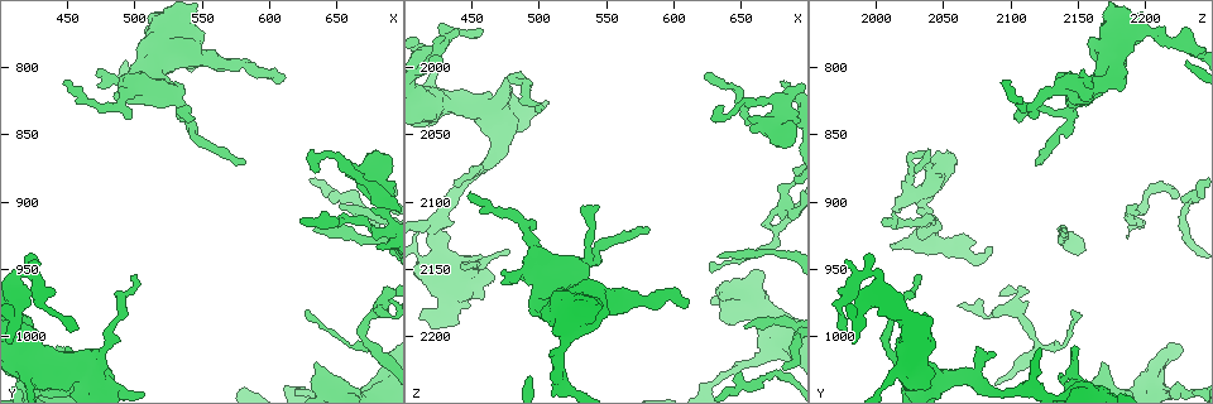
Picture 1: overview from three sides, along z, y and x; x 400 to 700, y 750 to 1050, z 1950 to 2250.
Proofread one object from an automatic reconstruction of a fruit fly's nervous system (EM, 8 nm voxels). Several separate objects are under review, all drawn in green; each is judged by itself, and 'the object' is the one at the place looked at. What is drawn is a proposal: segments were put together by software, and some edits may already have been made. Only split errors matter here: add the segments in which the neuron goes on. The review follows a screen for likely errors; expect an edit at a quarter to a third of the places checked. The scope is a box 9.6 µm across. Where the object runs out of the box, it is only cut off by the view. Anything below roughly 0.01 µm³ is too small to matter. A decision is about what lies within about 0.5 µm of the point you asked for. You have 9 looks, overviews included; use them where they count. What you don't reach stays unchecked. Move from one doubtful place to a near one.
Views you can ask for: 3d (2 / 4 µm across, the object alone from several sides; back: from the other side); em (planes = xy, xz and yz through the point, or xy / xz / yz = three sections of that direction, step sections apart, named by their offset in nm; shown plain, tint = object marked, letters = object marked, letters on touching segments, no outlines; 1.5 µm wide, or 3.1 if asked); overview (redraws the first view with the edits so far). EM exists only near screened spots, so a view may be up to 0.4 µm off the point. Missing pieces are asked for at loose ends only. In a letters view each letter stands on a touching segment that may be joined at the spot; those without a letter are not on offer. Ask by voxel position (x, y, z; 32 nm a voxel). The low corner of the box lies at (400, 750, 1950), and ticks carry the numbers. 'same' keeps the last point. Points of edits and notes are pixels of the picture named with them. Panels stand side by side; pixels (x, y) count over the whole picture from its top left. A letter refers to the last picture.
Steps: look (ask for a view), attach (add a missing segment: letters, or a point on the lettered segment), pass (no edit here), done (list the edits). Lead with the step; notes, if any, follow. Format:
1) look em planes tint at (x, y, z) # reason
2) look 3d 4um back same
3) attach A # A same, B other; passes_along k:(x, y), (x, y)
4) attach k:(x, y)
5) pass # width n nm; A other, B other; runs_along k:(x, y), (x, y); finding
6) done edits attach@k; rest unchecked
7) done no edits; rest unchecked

look em yz step 4 letters at (450, 810, 2094) # long arm stops here

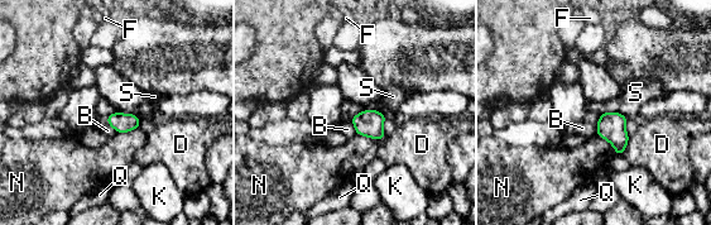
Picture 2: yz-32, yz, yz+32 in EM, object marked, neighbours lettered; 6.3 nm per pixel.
look em planes letters same

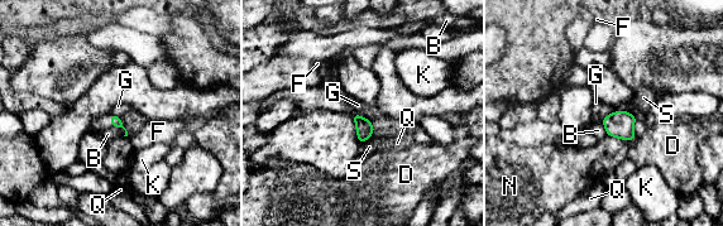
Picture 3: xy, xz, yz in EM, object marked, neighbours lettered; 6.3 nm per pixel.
pass # B other, D other, F other, G other, K other, N other, Q other, S other; border 3:(614, 111), (604, 116); no lettered segment goes on from it

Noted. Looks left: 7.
look 3d 2um at (444, 1008, 2150) # an open end

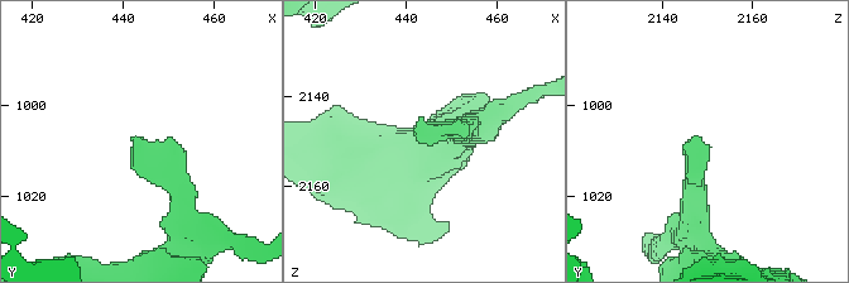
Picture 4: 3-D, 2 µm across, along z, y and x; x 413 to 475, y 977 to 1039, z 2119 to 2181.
look em planes letters at (443, 1007, 2147) # now the EM

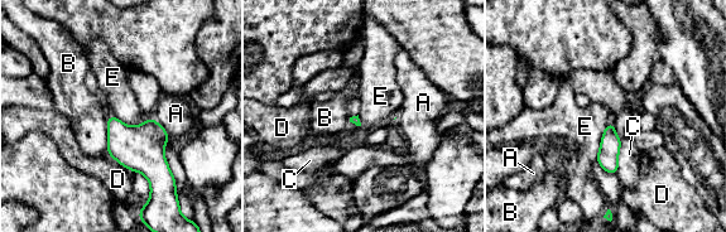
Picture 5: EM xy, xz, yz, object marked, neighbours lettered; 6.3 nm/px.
pass # A other, B other, C other, D other, E other; border 5:(611, 120), (604, 130), (596, 160); no lettered segment goes on from it

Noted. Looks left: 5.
look em yz step 8 tint at (628, 982, 2144) # free end

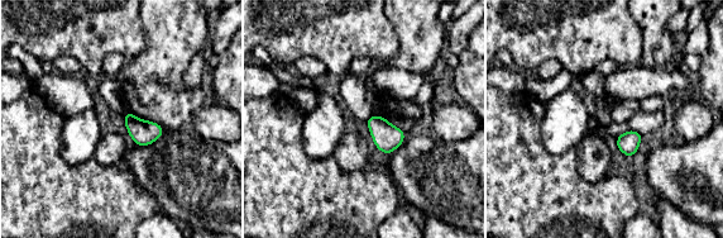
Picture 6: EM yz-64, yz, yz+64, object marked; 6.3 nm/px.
look em planes letters same

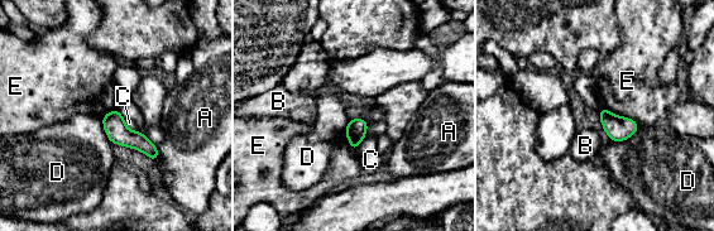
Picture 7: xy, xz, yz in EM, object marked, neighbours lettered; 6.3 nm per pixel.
pass # width 130 nm; longest_contact E 260 nm; A other, B other, C other, D other, E other; none of them fits

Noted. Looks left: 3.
look em planes letters at (658, 878, 2048) # thick end

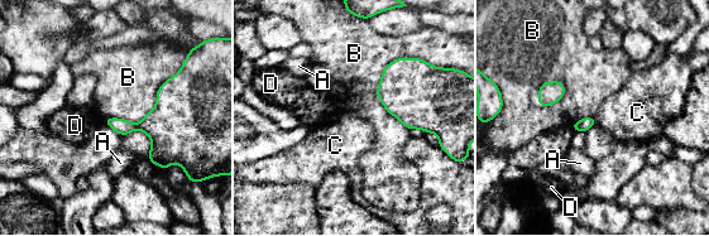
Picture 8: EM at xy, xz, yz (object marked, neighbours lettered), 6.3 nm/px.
pass # A other, B other, C other, D other; border 8:(401, 56), (377, 97), (408, 130); none of them fits

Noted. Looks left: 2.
done no edits; rest unchecked

